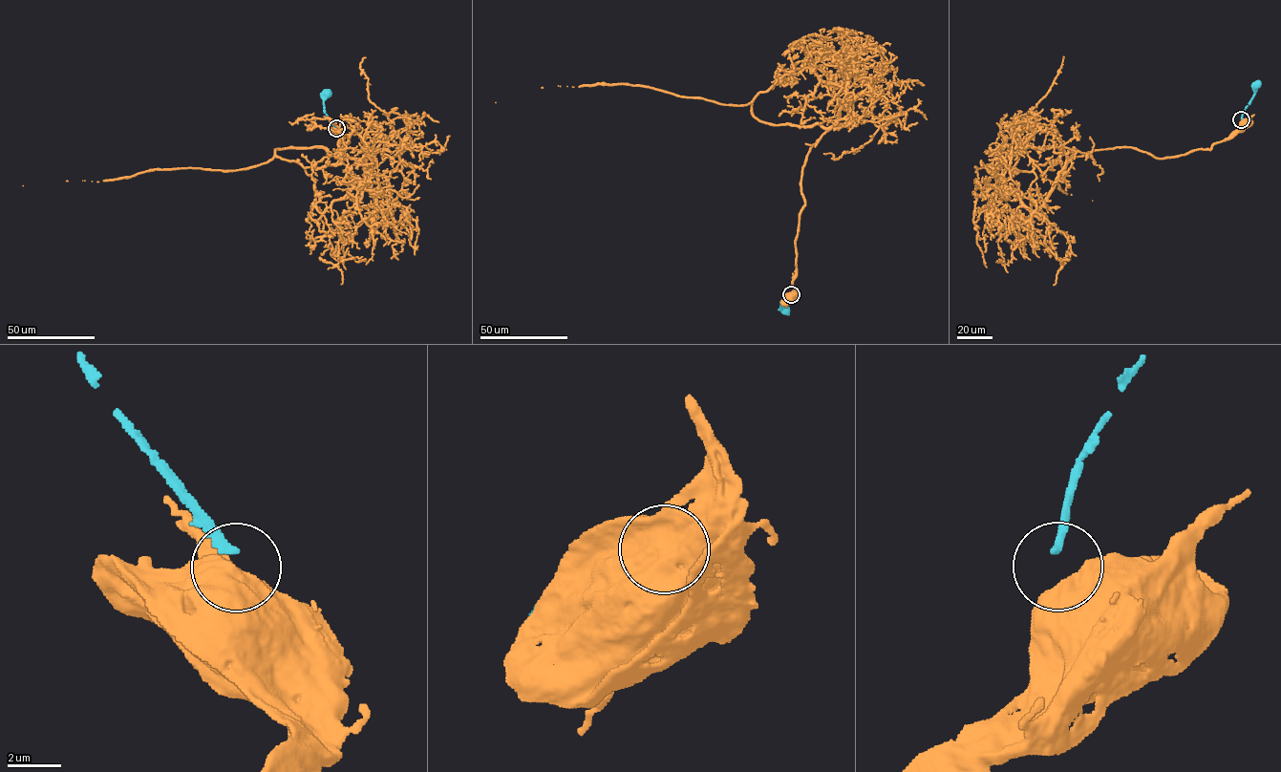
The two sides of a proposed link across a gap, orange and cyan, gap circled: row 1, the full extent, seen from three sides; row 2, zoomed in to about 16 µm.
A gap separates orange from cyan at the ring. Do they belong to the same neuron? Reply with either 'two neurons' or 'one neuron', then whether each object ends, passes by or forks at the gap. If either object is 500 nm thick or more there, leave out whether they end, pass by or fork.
two neurons

